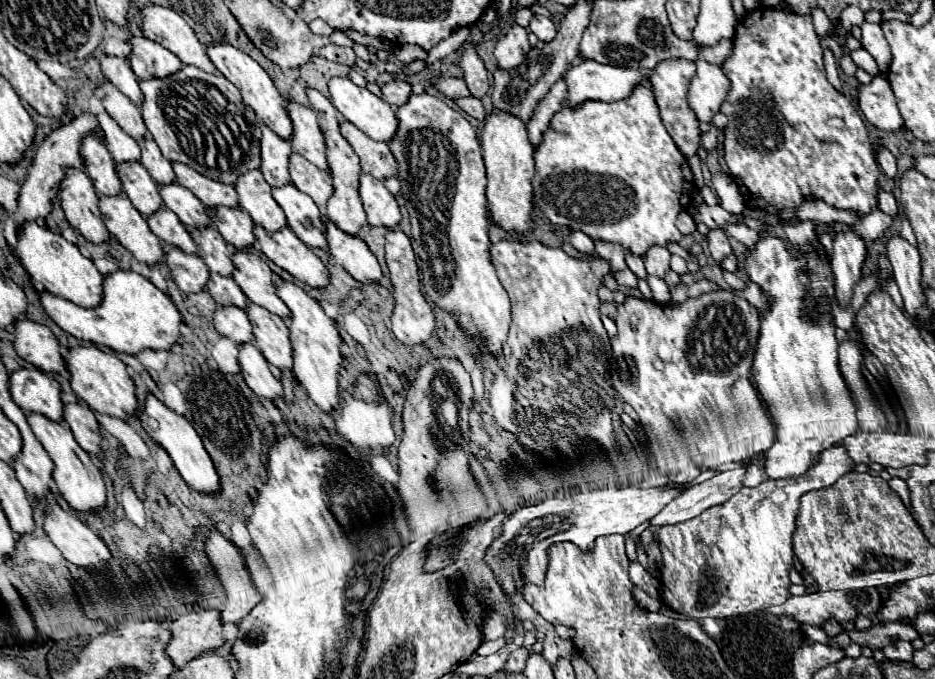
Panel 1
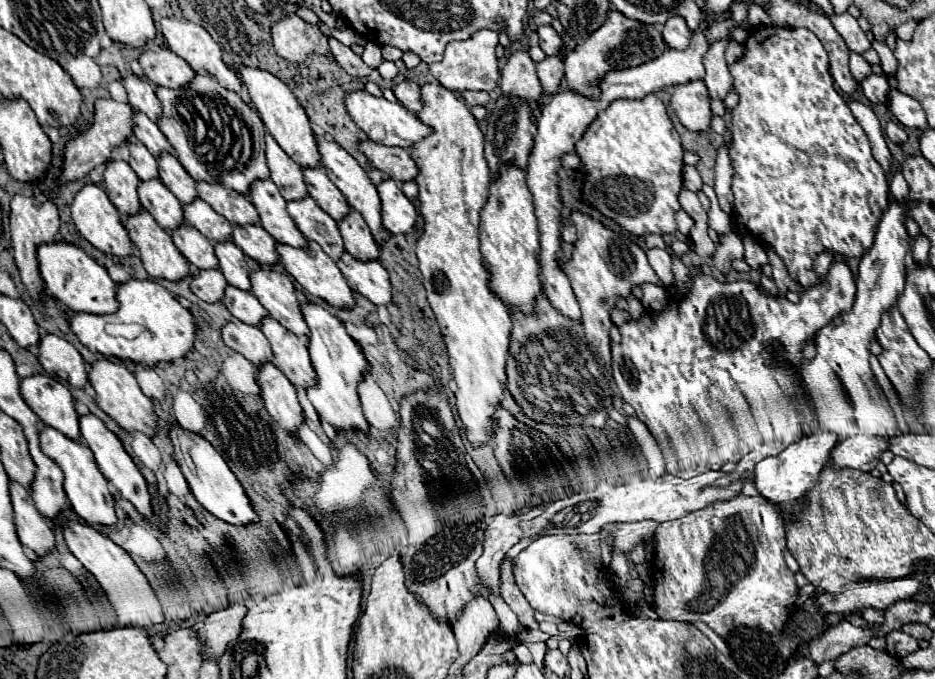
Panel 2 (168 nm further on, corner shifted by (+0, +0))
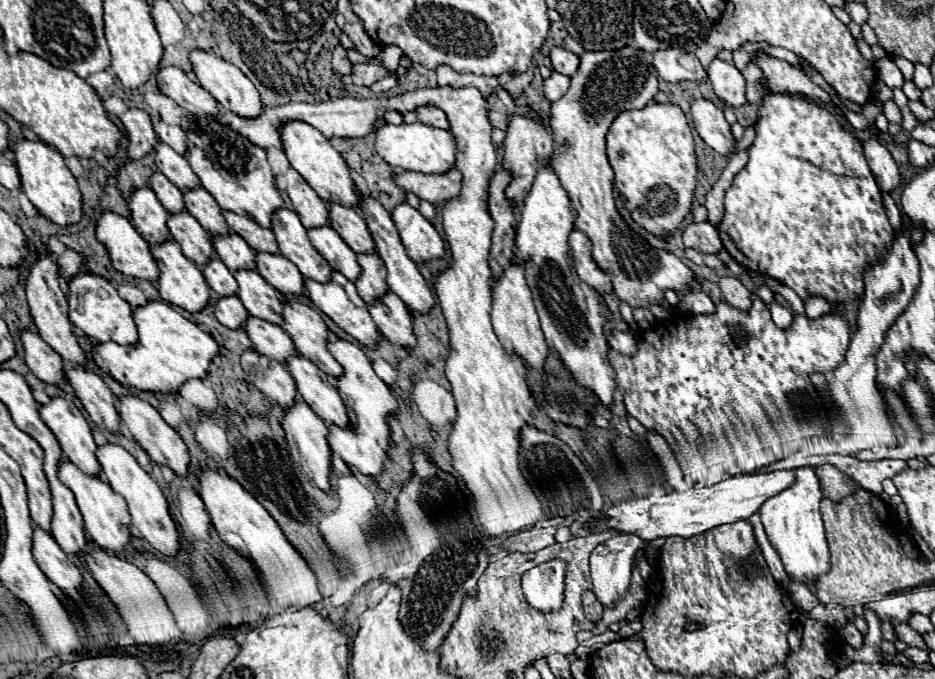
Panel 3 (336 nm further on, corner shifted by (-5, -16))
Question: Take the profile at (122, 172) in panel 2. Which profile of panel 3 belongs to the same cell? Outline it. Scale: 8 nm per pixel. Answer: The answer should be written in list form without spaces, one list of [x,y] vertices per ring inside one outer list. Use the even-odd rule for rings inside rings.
[[[150,188],[136,190],[132,194],[128,206],[132,212],[132,224],[138,228],[138,232],[142,234],[142,238],[148,244],[156,246],[156,244],[162,244],[172,238],[172,234],[168,232],[168,226],[166,226],[170,212],[160,204],[160,200],[156,198],[156,194]]]

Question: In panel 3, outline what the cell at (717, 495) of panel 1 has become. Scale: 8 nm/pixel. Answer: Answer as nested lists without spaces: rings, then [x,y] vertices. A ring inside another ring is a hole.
[[[632,534],[616,536],[596,546],[590,556],[596,600],[604,608],[614,608],[626,594],[632,576],[632,564],[644,540]]]

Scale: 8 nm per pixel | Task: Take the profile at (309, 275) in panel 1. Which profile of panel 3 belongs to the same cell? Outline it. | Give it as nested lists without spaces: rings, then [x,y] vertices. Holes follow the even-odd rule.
[[[334,272],[332,274],[332,280],[326,282],[326,284],[320,284],[320,282],[314,282],[314,280],[306,280],[306,292],[310,296],[310,300],[326,314],[330,316],[346,334],[350,334],[352,338],[356,338],[362,346],[368,346],[368,344],[376,344],[376,340],[380,340],[380,330],[378,326],[374,324],[368,308],[366,308],[366,302],[358,296],[356,292],[356,286],[354,282],[350,282],[346,276],[342,276],[340,272]]]

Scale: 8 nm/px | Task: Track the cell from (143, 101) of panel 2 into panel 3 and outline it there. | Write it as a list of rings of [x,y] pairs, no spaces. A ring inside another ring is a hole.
[[[154,120],[154,128],[156,128],[158,138],[164,144],[172,146],[178,154],[184,156],[184,152],[188,152],[188,138],[180,126],[166,126],[162,120]]]

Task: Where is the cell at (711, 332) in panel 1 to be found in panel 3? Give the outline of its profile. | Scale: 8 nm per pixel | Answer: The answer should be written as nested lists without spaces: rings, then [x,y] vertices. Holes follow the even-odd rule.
[[[752,296],[752,308],[748,312],[742,312],[738,308],[732,308],[726,302],[716,304],[716,312],[714,314],[698,314],[698,316],[684,316],[678,318],[678,322],[670,322],[670,324],[662,324],[656,326],[648,332],[644,332],[640,344],[638,344],[638,354],[628,358],[622,356],[618,352],[610,352],[610,362],[612,368],[616,370],[616,382],[618,382],[618,390],[624,396],[624,404],[626,410],[632,418],[636,418],[648,432],[658,432],[660,436],[666,438],[666,442],[670,444],[670,448],[676,454],[676,460],[686,476],[686,480],[692,480],[694,486],[712,486],[718,482],[720,476],[736,476],[736,474],[748,474],[752,470],[758,470],[762,466],[768,466],[772,462],[778,462],[782,458],[788,458],[792,454],[802,454],[802,456],[810,456],[814,450],[814,442],[820,440],[824,436],[822,424],[814,418],[814,406],[812,402],[816,400],[816,388],[810,382],[810,374],[812,372],[832,372],[838,364],[844,362],[844,354],[846,348],[850,344],[850,328],[846,324],[844,318],[834,316],[834,314],[824,314],[820,318],[806,318],[806,316],[794,316],[794,322],[788,330],[782,330],[774,324],[768,308],[756,298]]]

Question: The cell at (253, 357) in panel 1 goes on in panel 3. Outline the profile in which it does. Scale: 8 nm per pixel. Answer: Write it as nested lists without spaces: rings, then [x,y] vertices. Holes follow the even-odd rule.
[[[296,400],[296,404],[292,408],[286,410],[284,418],[282,418],[282,428],[286,432],[286,440],[288,440],[288,450],[290,456],[294,458],[294,462],[298,462],[304,472],[308,474],[308,478],[326,494],[332,494],[332,486],[330,486],[330,472],[332,472],[332,450],[328,444],[328,426],[324,424],[324,420],[314,414],[314,410],[304,402],[304,400]]]

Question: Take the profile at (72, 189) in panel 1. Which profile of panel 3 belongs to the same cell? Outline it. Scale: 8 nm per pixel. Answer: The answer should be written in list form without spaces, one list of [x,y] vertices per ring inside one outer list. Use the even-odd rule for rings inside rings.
[[[104,212],[98,222],[96,236],[106,244],[118,272],[148,282],[158,280],[160,270],[150,252],[150,244],[136,232],[130,220],[114,212]]]

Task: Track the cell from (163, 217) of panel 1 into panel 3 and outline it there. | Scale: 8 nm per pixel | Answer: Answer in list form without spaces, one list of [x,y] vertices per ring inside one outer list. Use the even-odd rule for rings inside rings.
[[[212,258],[206,266],[202,266],[202,272],[206,276],[208,286],[212,290],[216,290],[220,296],[234,296],[236,294],[236,280],[220,258]]]

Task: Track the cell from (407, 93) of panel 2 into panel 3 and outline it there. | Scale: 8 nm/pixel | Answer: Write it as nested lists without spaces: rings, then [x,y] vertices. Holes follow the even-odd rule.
[[[422,106],[422,108],[416,110],[416,114],[418,114],[418,120],[422,124],[434,126],[434,128],[450,128],[446,114],[436,106]]]

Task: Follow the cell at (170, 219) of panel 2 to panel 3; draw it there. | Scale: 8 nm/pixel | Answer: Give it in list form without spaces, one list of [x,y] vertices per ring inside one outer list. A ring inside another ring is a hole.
[[[188,212],[170,214],[168,228],[174,240],[182,246],[182,252],[188,260],[196,262],[198,266],[204,266],[208,264],[208,260],[212,260],[212,236],[208,230],[200,226],[200,222],[194,216],[190,216]]]

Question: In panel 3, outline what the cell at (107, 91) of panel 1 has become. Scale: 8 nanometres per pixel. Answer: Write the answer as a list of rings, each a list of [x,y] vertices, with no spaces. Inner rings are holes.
[[[160,142],[158,148],[156,148],[156,166],[180,190],[192,190],[192,188],[198,188],[200,186],[200,180],[192,172],[188,160],[184,156],[180,156],[178,152],[174,152],[164,142]]]

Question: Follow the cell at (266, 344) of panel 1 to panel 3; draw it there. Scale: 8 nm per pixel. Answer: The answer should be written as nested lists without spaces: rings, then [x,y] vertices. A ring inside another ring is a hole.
[[[300,354],[288,360],[288,372],[296,380],[298,392],[304,398],[304,402],[322,420],[326,420],[326,424],[348,428],[350,418],[346,406],[338,394],[338,388],[330,382],[328,374],[324,374],[316,364],[312,364],[308,358]]]

